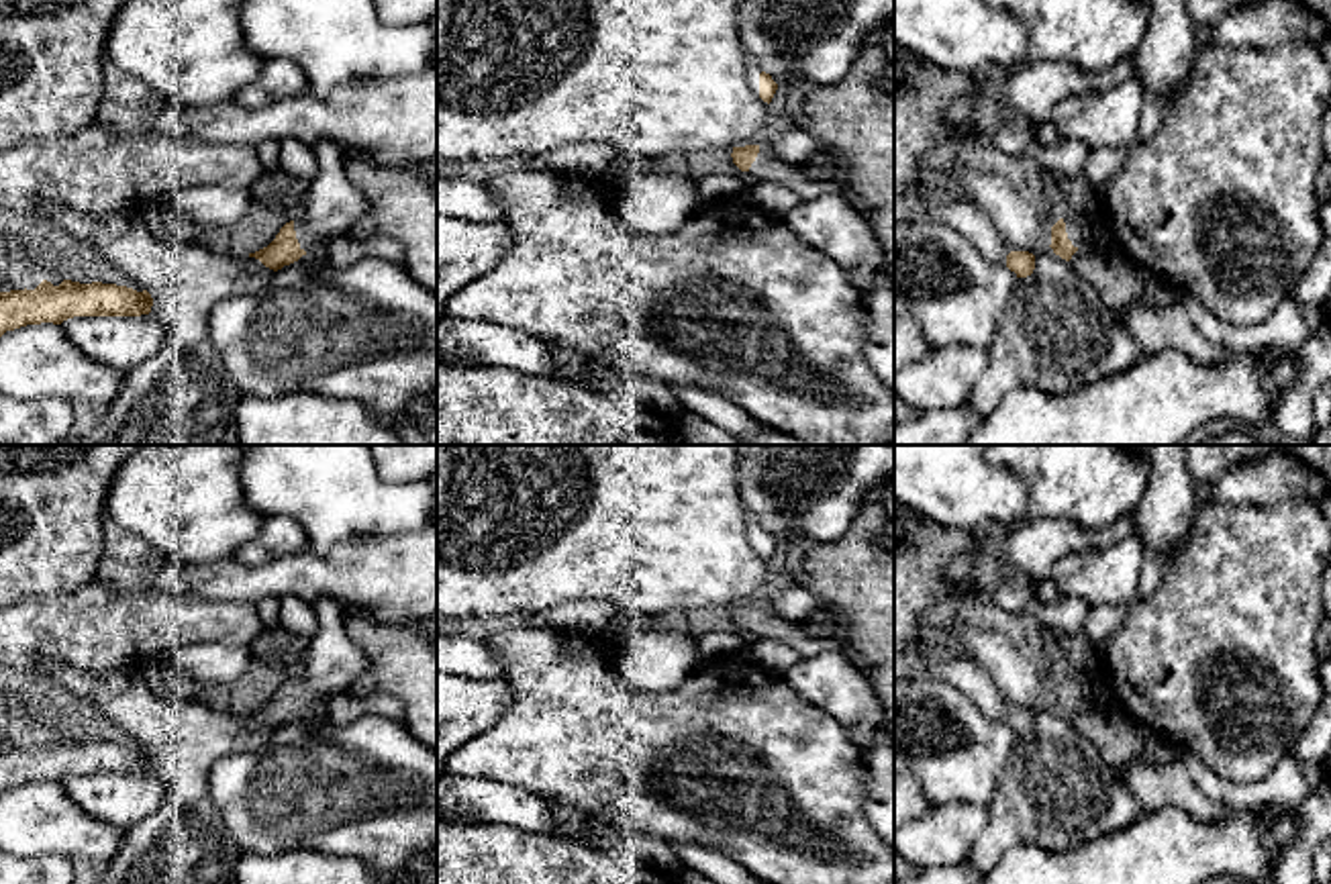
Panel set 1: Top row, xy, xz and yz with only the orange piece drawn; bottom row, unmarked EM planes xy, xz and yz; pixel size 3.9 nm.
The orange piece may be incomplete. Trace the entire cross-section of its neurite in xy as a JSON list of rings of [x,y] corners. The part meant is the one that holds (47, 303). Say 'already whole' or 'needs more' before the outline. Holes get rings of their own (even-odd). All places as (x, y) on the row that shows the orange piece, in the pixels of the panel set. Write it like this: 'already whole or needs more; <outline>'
already whole; [[[43,280],[35,290],[0,292],[0,337],[27,325],[61,325],[73,316],[141,316],[149,314],[151,306],[147,290],[71,280],[53,286]]]

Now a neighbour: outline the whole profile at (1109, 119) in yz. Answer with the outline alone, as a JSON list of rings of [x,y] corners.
[[[1133,76],[1102,92],[1064,98],[1049,120],[1062,139],[1080,141],[1090,149],[1117,149],[1139,139],[1145,94]]]

